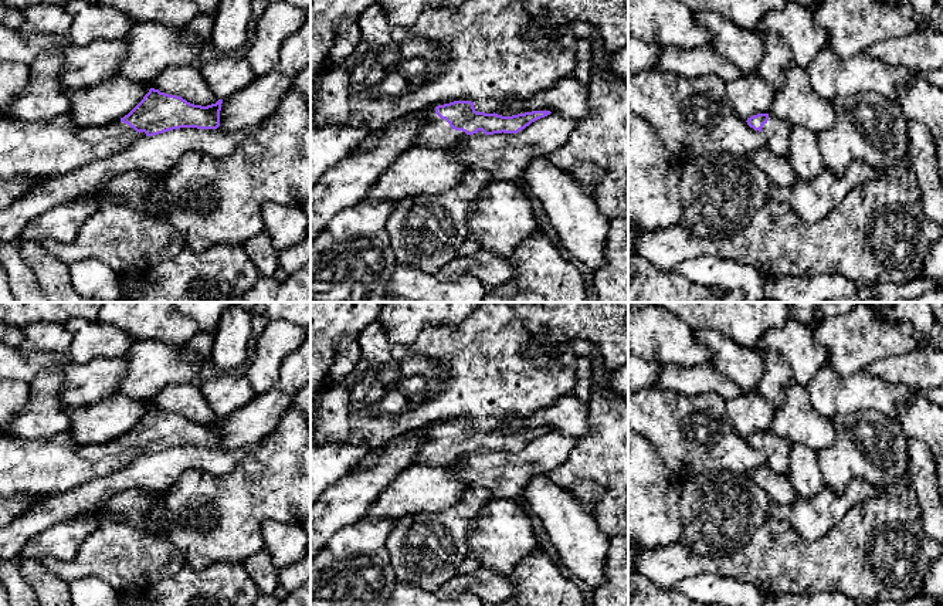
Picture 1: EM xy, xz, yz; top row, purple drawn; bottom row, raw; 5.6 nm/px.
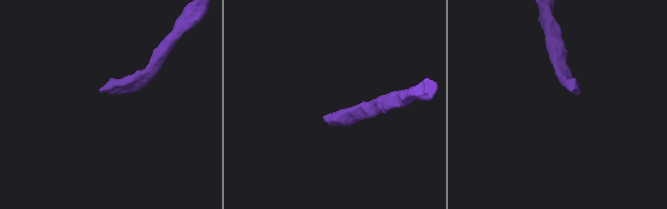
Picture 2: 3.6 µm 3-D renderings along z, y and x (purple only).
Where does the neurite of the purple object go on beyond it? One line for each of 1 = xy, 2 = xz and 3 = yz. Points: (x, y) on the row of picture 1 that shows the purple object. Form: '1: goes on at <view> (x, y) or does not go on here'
1: goes on at xy (115, 129)
2: goes on at xz (436, 132)
3: goes on at yz (777, 132)

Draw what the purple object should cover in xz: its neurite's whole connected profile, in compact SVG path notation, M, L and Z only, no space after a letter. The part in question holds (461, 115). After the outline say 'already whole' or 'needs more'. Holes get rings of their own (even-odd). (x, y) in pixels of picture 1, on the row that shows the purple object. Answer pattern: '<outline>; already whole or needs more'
M454 101L425 112L424 125L414 146L442 148L474 133L518 133L550 114L550 111L532 111L502 116L495 112L476 112L471 101Z; needs more

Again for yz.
M773 112L753 115L746 122L754 131L764 133L767 139L766 146L771 152L788 156L791 135L791 125L788 122L777 118Z; needs more

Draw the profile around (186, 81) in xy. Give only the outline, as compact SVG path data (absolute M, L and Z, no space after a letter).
M199 65L167 67L150 82L150 88L169 95L177 95L190 104L207 106L218 98L206 84Z

